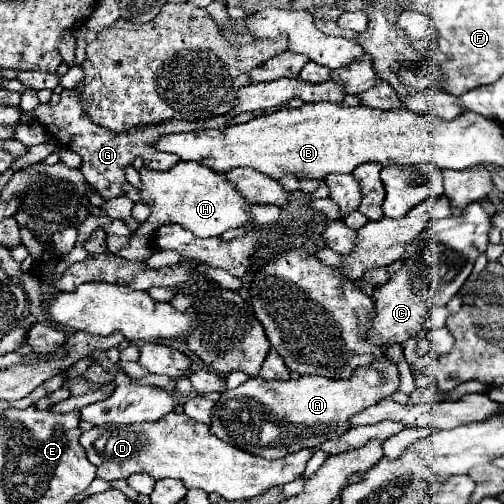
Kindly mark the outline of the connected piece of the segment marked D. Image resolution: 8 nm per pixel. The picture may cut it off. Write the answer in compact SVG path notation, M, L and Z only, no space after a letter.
M177 412L145 424L93 426L81 434L79 442L85 448L89 462L97 466L97 478L107 482L125 480L131 474L145 472L155 480L177 478L185 482L185 488L189 490L201 488L203 492L215 492L225 500L247 500L265 492L269 486L283 486L299 478L307 460L313 456L313 450L299 450L277 460L267 460L221 442L217 436L209 434L207 424L193 422Z

